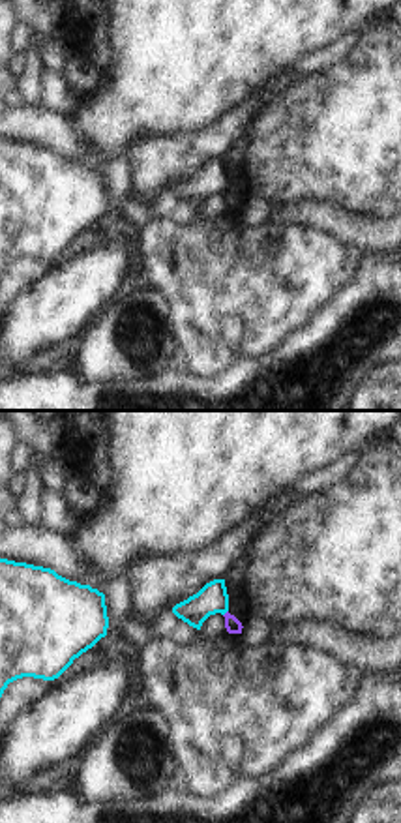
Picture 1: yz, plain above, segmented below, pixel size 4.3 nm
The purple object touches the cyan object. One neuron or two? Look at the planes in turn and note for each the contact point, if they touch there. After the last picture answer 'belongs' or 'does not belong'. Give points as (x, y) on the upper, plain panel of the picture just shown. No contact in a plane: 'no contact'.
contact (225, 194)

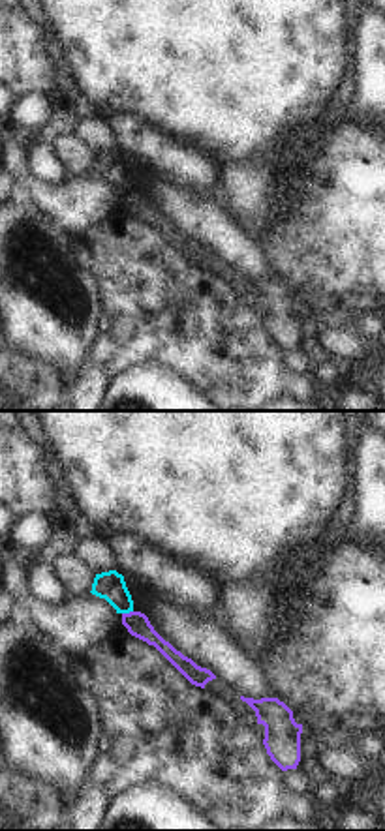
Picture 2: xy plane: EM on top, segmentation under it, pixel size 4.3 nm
contact (126, 194)

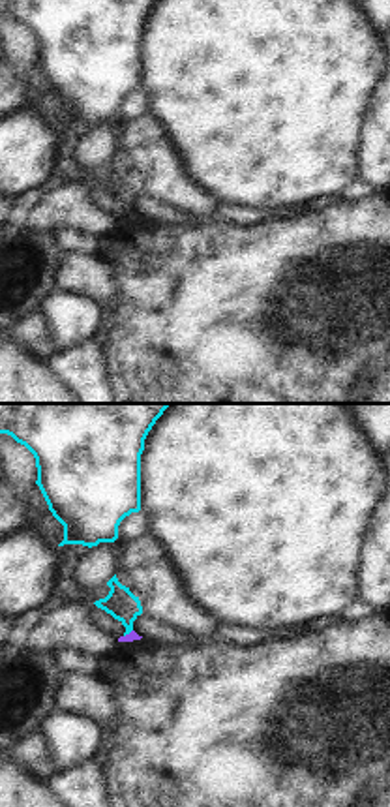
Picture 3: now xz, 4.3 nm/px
contact (130, 213)

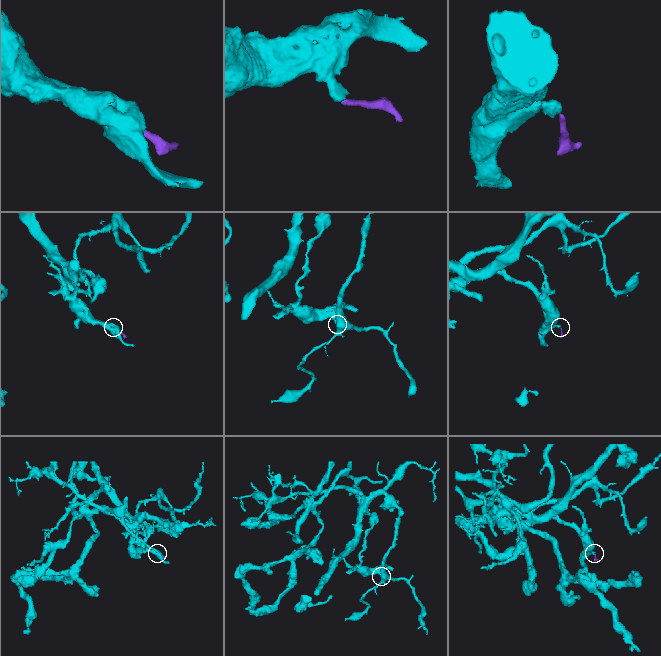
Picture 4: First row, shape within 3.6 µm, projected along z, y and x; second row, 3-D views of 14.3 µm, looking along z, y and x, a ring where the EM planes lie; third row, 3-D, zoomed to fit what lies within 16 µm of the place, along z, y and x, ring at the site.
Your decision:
does not belong

